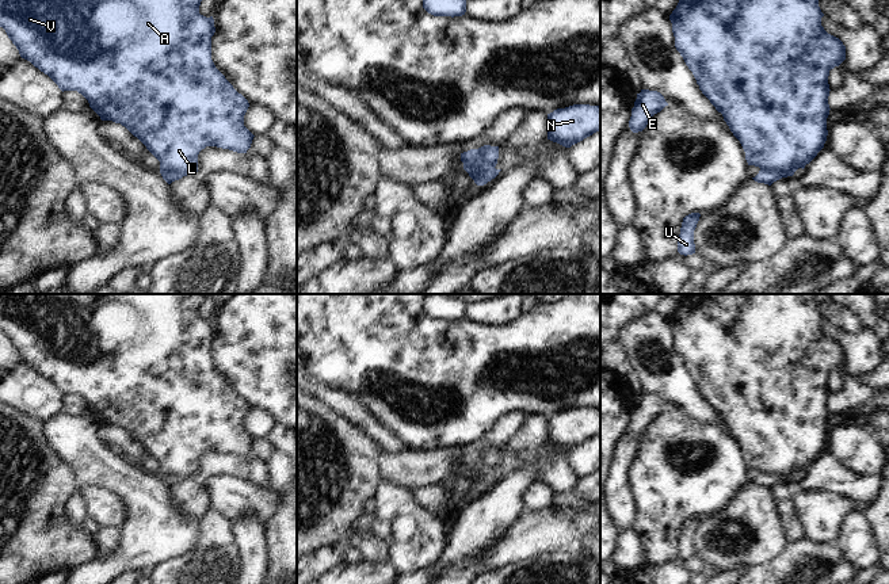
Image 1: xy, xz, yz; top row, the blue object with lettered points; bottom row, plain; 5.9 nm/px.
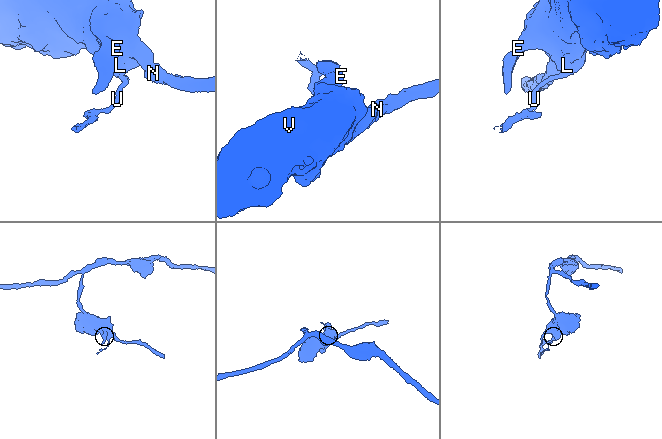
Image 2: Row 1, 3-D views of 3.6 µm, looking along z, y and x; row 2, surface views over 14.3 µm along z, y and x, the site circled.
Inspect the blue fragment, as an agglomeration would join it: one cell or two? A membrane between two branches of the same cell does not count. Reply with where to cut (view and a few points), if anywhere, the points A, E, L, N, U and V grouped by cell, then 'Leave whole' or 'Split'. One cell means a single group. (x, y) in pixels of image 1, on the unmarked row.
Split along xz (489, 449), (481, 460), (481, 468), (477, 472), (464, 469). Groups: A E L N V / U. Split

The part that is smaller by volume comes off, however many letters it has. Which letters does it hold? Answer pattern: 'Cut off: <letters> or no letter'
Cut off: U

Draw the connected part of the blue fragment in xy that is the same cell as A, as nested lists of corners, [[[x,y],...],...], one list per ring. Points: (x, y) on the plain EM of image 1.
[[[0,294],[0,331],[19,354],[22,362],[47,378],[58,392],[77,394],[102,424],[125,430],[160,465],[160,476],[178,476],[187,480],[198,476],[198,458],[206,450],[217,450],[237,457],[247,457],[253,438],[244,430],[248,404],[239,397],[211,363],[211,340],[215,336],[213,320],[199,317],[205,297],[202,294]]]

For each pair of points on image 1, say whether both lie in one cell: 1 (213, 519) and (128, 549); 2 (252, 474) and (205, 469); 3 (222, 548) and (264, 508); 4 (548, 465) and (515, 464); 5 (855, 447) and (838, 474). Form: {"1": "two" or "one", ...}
{"1": "two", "2": "one", "3": "two", "4": "one", "5": "two"}

